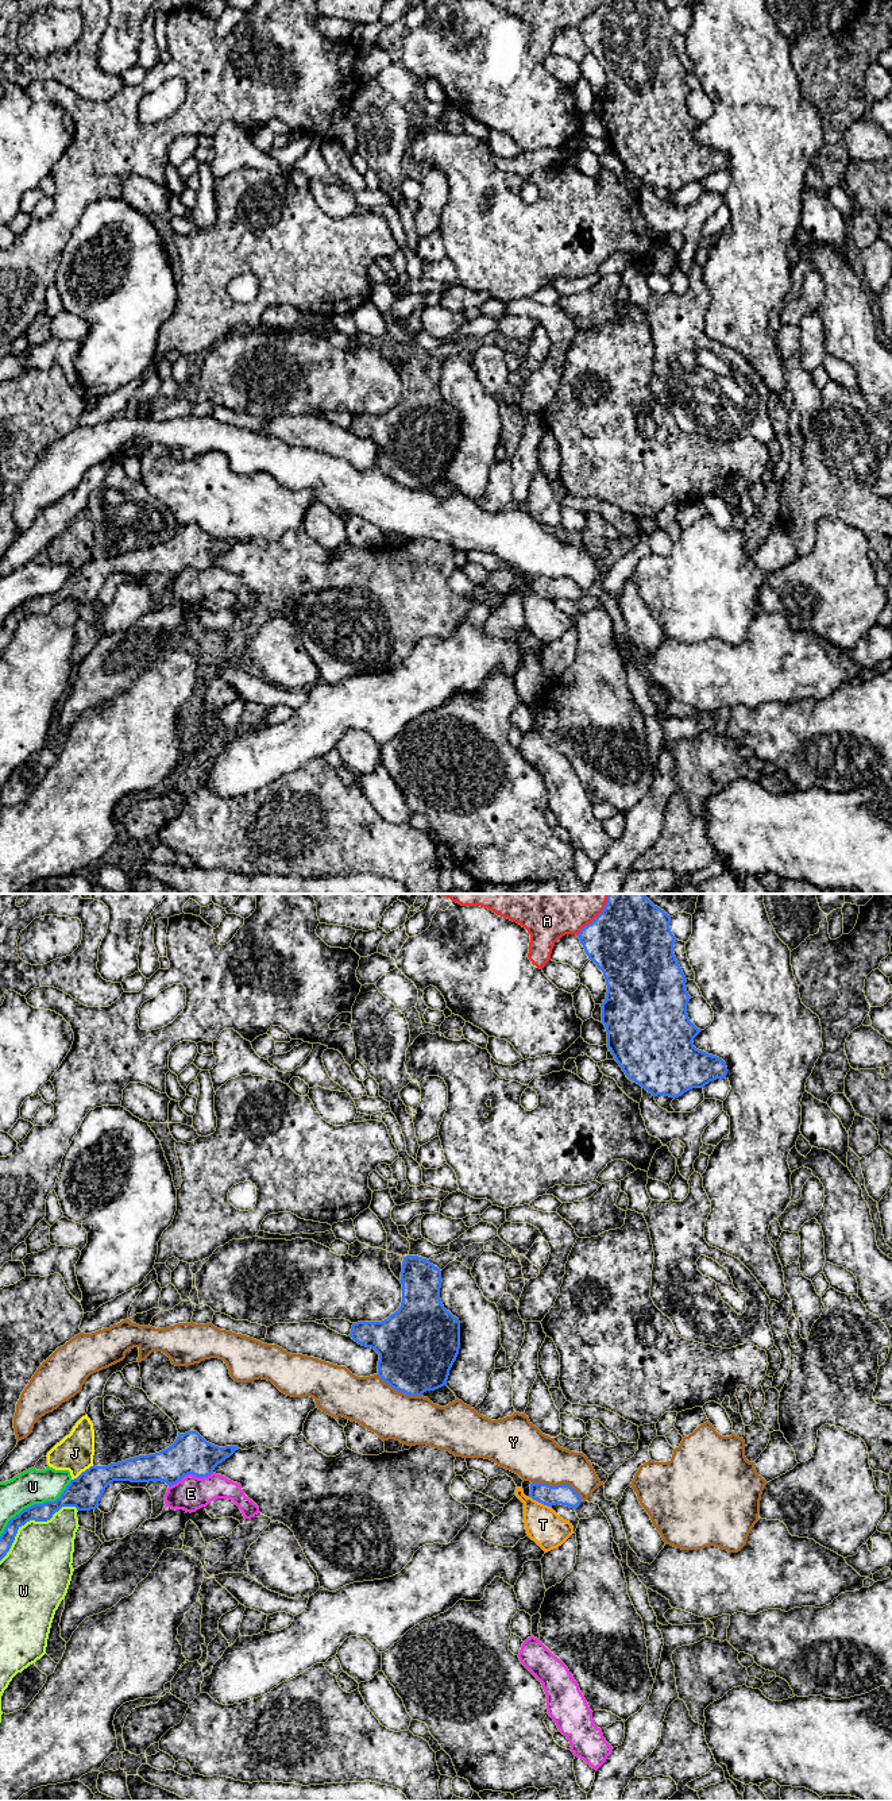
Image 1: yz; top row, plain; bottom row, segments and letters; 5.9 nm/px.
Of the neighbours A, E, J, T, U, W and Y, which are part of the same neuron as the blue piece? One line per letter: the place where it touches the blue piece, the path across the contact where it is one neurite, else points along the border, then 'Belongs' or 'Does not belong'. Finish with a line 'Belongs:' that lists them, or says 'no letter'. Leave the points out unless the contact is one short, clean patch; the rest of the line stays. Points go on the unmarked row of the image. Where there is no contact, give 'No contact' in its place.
A: Touches blue at yz (591, 15). Does not belong
E: Touches blue at yz (190, 566). Does not belong
J: Touches blue at yz (82, 565). Boundary: yz (93, 558), (72, 573). Does not belong
T: Touches blue at yz (540, 594). Boundary: yz (531, 589), (549, 600). Does not belong
U: Touches blue at yz (34, 597). Does not belong
W: Touches blue at yz (31, 612). Does not belong
Y: Touches blue at yz (558, 578). Does not belong
Belongs: no letter

